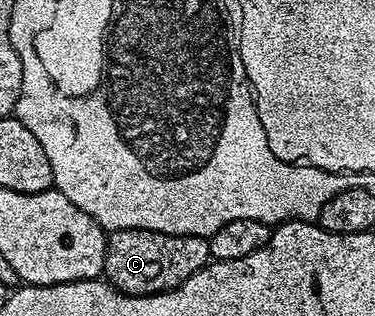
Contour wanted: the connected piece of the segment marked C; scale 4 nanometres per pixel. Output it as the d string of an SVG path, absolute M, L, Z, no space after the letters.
M125 228L110 232L106 237L106 257L104 258L104 276L108 283L126 293L127 296L155 296L157 292L170 292L180 287L192 274L211 263L210 242L204 236L177 236L164 234L156 230Z

